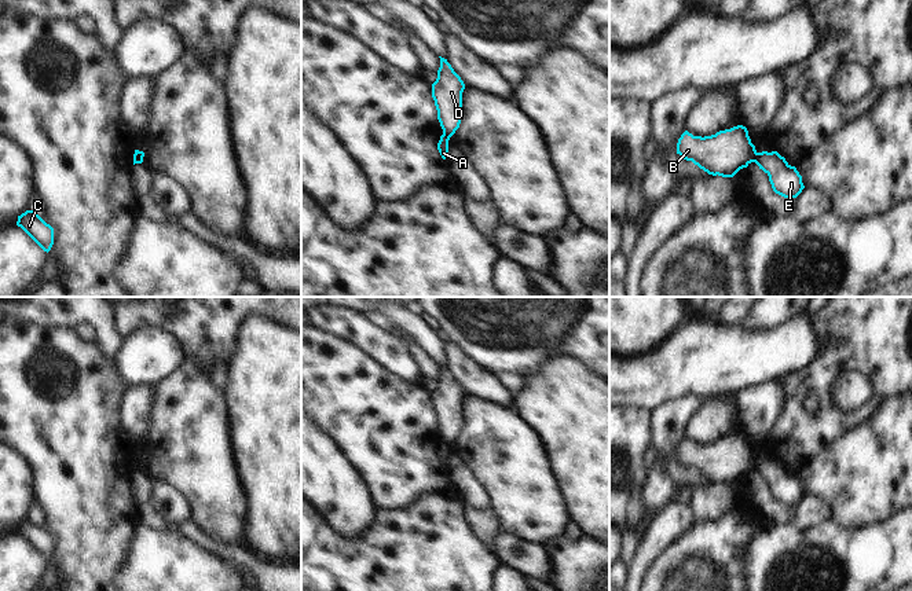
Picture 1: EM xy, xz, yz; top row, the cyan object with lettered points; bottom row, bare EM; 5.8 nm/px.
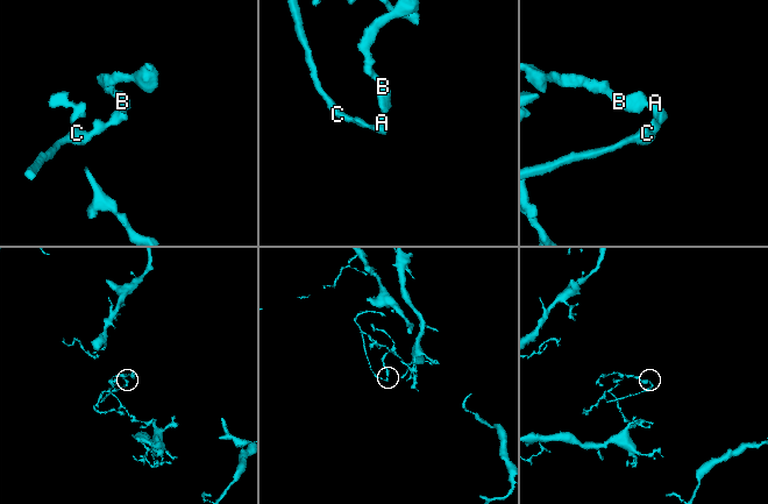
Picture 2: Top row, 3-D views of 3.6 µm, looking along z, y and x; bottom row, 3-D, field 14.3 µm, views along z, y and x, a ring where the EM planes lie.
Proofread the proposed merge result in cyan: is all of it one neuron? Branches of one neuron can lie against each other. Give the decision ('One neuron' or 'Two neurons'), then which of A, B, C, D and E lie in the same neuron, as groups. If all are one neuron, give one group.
Two neurons. Groups: A C E / B D.

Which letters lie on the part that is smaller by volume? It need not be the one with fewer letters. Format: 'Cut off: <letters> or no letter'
Cut off: B, D

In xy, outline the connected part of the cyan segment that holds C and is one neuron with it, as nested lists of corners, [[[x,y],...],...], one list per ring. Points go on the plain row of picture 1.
[[[26,518],[18,524],[17,533],[21,535],[44,559],[50,559],[54,553],[54,536],[47,532],[33,518]]]

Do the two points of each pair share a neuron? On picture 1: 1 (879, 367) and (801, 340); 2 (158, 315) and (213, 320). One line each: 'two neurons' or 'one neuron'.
1: two neurons
2: one neuron

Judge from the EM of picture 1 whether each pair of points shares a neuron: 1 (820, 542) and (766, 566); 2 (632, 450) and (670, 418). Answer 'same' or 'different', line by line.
1: same
2: different

